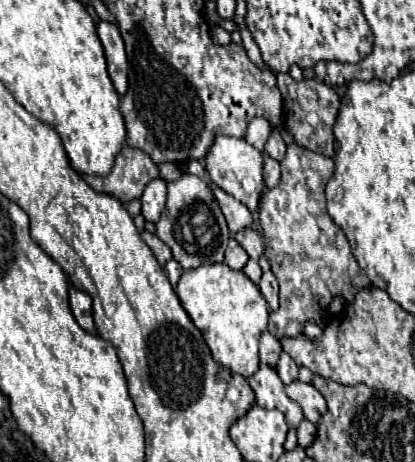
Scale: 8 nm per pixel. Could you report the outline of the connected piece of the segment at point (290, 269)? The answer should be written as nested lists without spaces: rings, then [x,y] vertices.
[[[291,144],[281,162],[279,186],[267,190],[261,198],[259,218],[267,242],[265,256],[281,286],[279,308],[269,316],[269,332],[275,338],[301,336],[305,322],[325,328],[329,322],[327,310],[335,296],[351,304],[357,292],[371,288],[371,280],[351,254],[347,236],[327,212],[323,190],[333,172],[331,158]]]

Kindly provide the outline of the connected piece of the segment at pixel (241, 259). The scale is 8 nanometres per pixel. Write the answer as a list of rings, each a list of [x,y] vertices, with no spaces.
[[[231,236],[229,246],[227,246],[227,250],[225,250],[225,264],[231,266],[233,270],[243,270],[243,266],[247,264],[247,260],[249,260],[247,252],[245,252],[245,250],[239,246],[239,242]]]

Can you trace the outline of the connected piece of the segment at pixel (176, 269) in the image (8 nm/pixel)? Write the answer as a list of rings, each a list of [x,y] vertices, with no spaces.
[[[169,260],[169,262],[165,264],[165,274],[167,274],[167,278],[169,278],[171,286],[175,288],[175,286],[177,286],[177,282],[179,282],[179,278],[181,278],[181,274],[183,274],[183,268],[179,266],[179,262]]]

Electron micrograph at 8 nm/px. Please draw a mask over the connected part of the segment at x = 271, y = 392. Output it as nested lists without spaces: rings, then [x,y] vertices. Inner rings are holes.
[[[261,362],[259,370],[247,380],[249,380],[249,384],[255,392],[257,406],[281,410],[287,418],[287,424],[293,426],[293,428],[297,428],[305,420],[301,406],[285,394],[285,384],[281,382],[281,378],[277,376],[277,372],[271,366]]]

